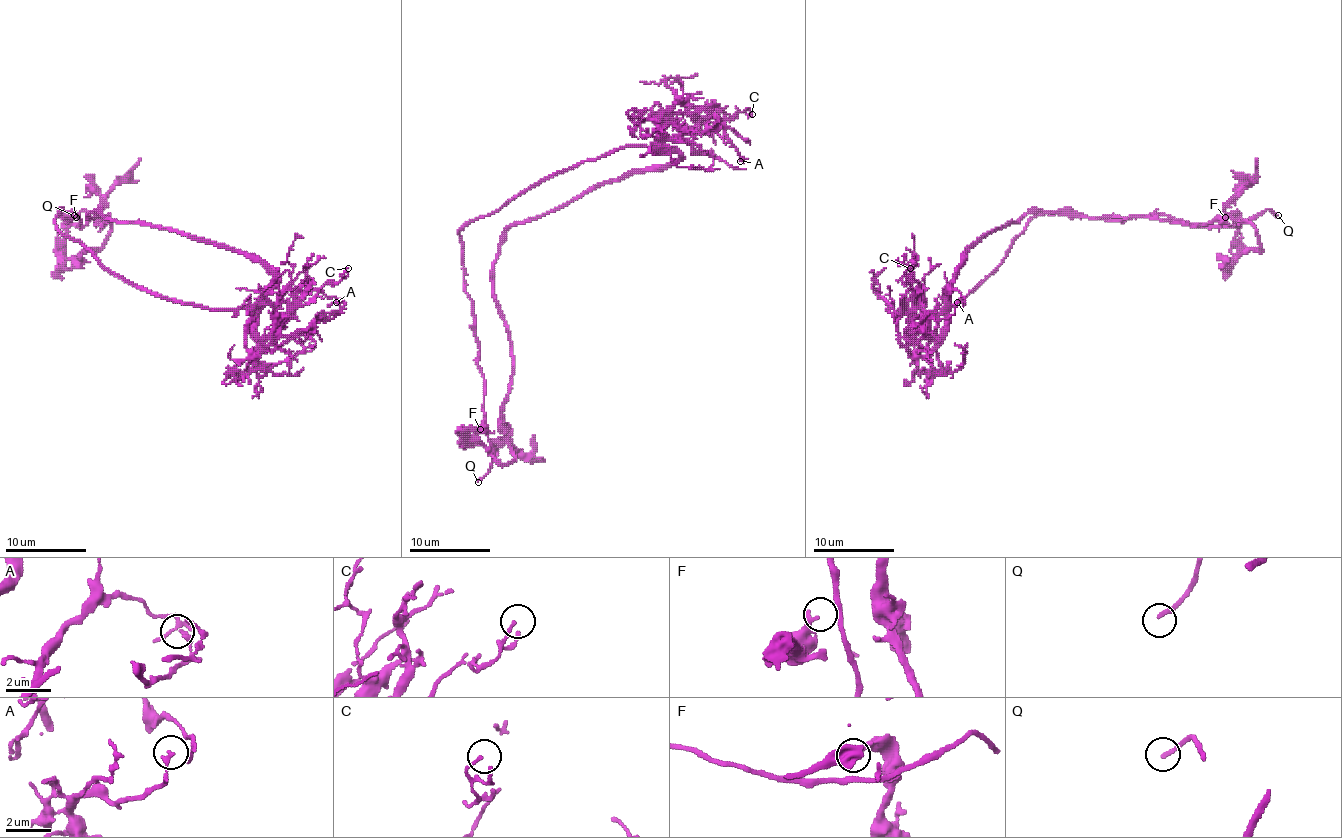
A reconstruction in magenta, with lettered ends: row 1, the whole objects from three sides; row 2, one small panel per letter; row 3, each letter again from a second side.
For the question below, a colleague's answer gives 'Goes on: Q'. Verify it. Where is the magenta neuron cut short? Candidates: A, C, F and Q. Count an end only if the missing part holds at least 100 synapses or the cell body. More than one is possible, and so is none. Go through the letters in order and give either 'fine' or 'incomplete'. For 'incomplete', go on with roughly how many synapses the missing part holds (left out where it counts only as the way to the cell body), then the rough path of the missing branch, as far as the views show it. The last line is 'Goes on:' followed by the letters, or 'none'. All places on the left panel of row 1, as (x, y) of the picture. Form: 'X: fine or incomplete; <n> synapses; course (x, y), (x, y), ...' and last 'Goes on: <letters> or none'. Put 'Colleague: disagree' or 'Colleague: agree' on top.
Colleague: agree
A: fine
C: fine
F: fine
Q: incomplete; course (74, 215), (67, 221), (67, 233), (74, 239), (147, 237)
Goes on: Q

